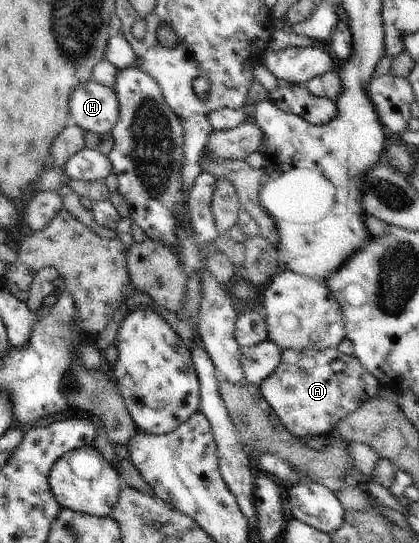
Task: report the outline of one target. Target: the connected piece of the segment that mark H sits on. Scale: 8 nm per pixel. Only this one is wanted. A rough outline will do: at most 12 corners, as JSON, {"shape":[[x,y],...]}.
{"shape":[[92,78],[69,98],[69,116],[85,132],[117,124],[114,87]]}

